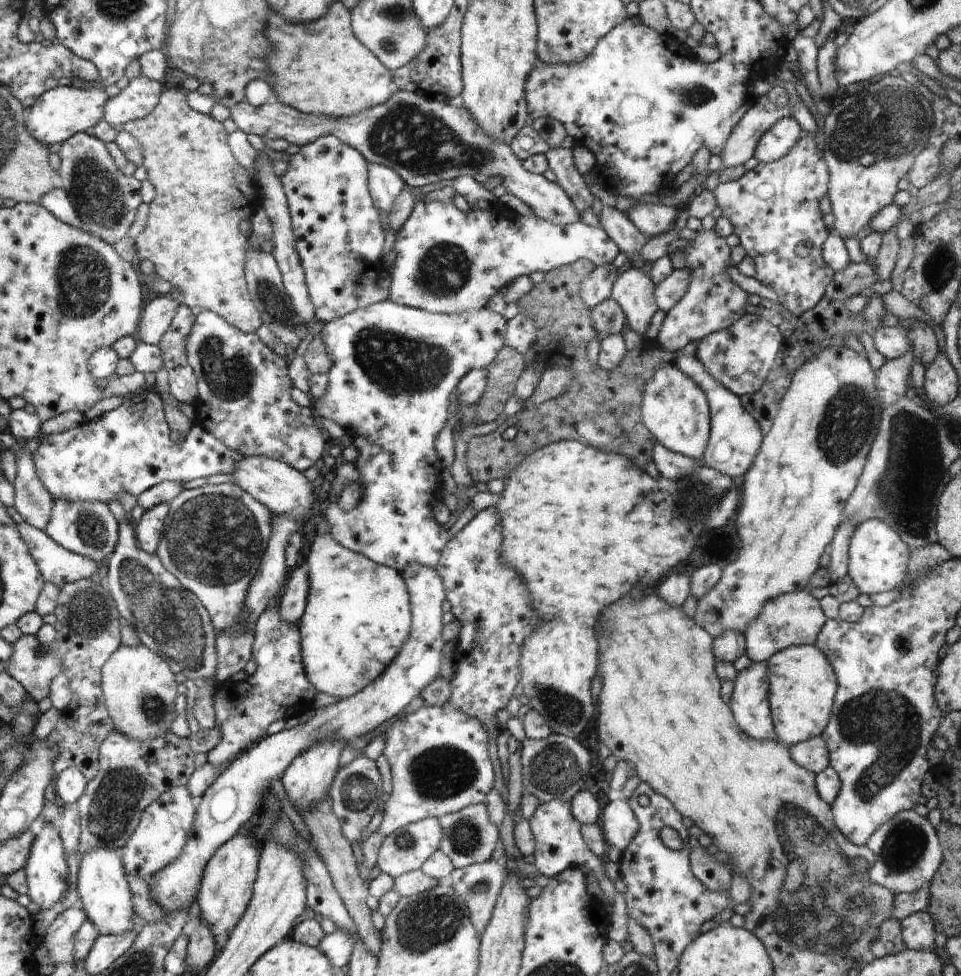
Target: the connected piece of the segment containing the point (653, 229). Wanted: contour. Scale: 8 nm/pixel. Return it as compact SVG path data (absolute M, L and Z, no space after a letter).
M642 202L626 212L634 226L652 238L665 234L674 227L680 208Z

